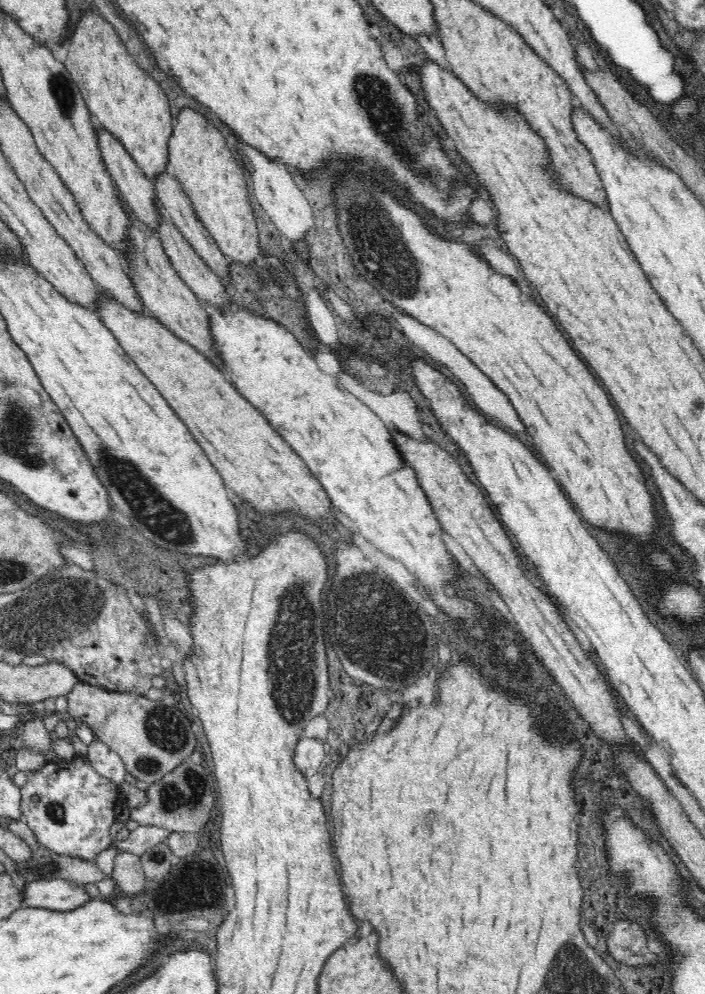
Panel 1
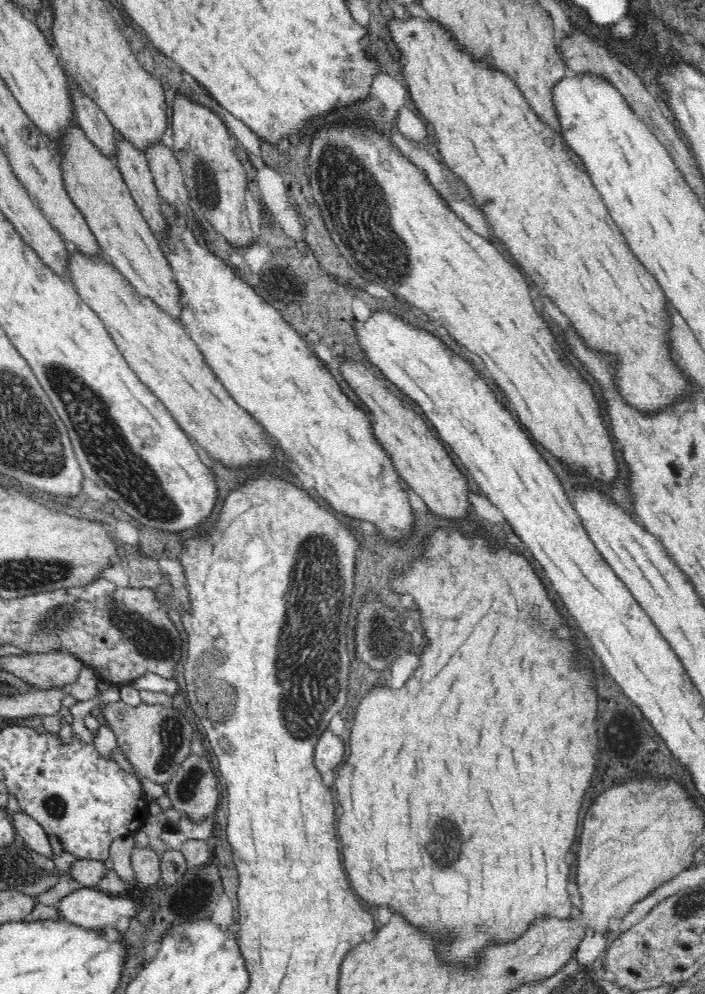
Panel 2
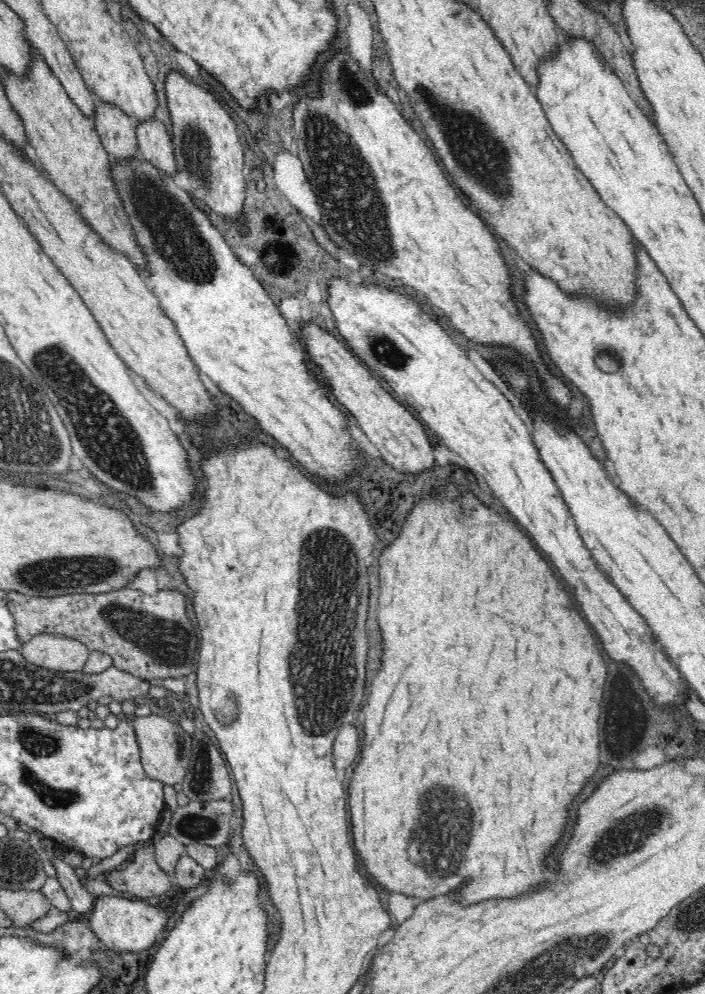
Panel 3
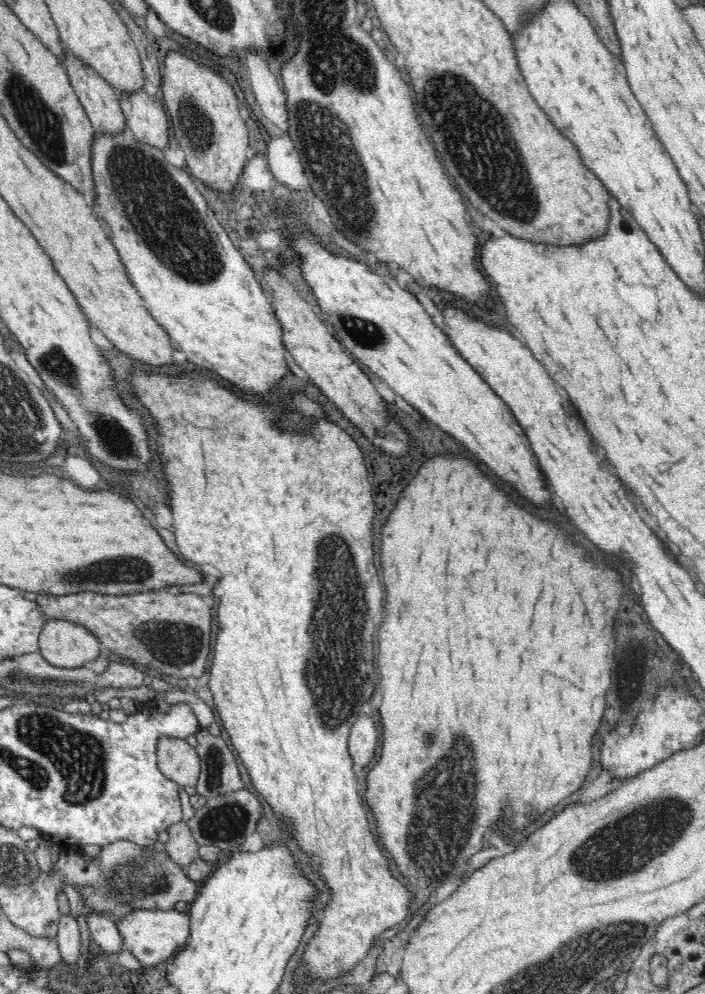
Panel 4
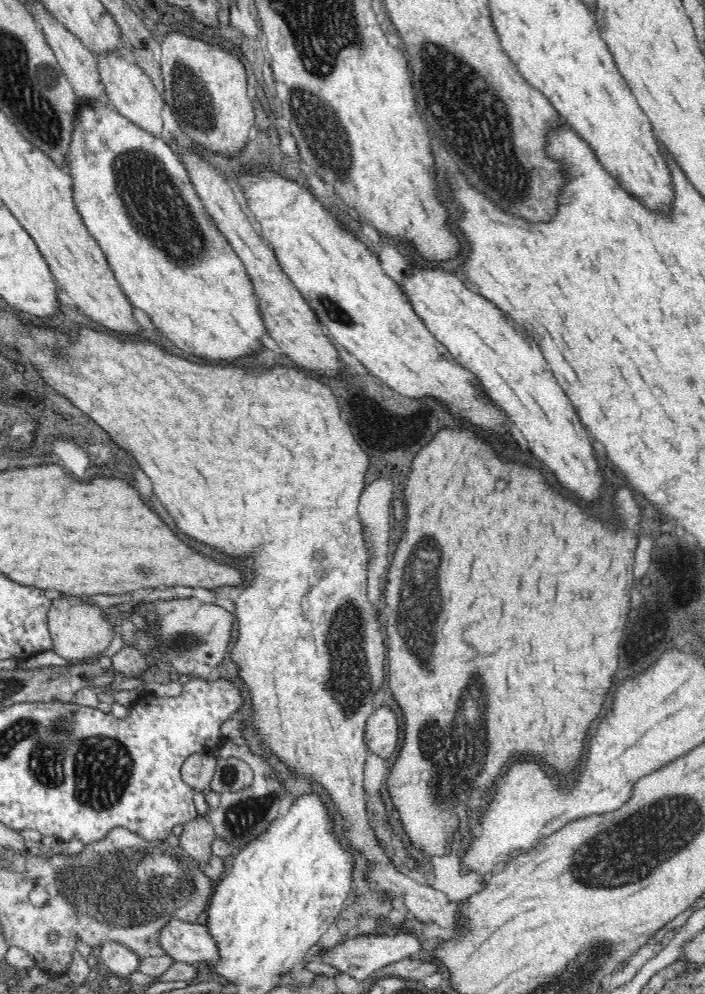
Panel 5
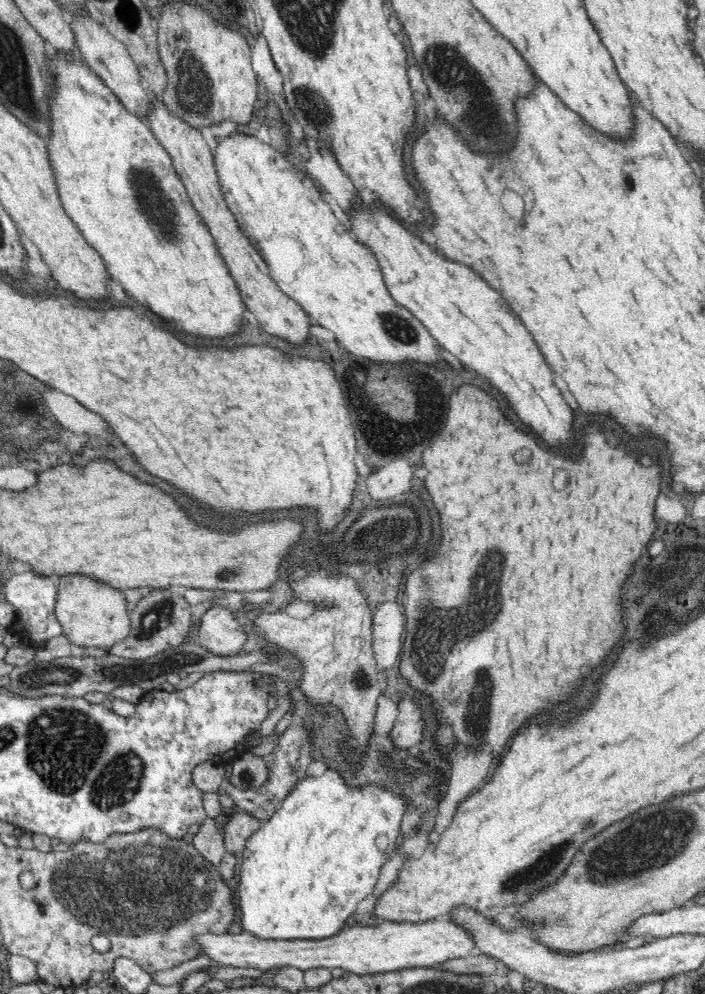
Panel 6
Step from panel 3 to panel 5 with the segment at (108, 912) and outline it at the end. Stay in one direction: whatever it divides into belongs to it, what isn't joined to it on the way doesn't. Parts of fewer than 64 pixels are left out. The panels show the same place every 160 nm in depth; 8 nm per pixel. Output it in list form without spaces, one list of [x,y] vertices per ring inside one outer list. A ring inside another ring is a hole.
[[[168,920],[158,941],[166,956],[178,963],[214,963],[221,958],[218,945],[206,925]]]

